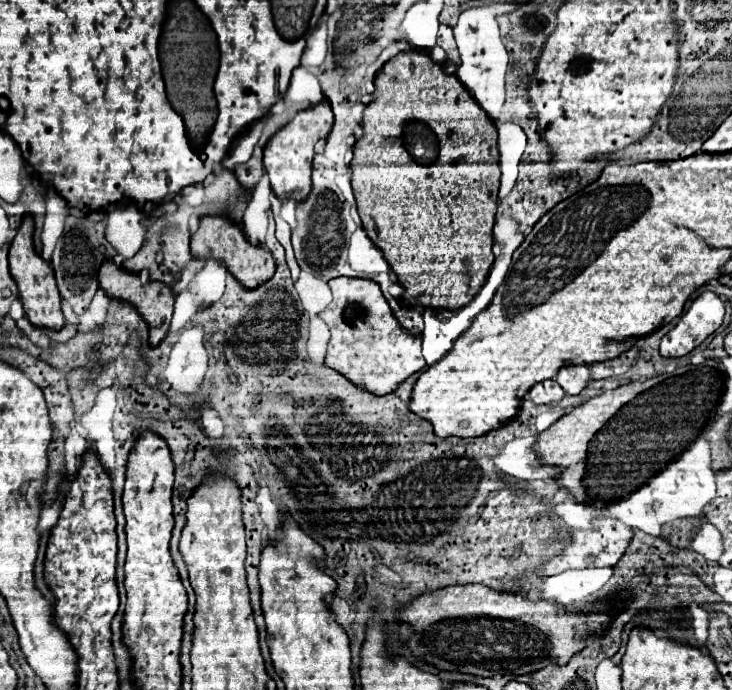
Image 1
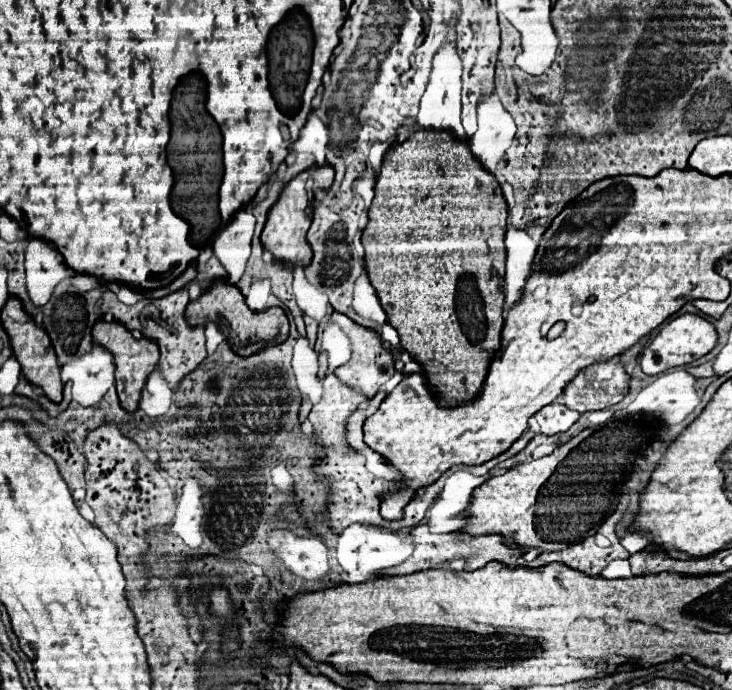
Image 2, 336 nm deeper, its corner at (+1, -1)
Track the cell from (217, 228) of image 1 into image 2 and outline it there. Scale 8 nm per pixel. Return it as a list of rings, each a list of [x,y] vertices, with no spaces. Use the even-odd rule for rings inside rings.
[[[215,281],[207,293],[203,293],[197,301],[189,303],[187,311],[185,311],[185,319],[191,327],[207,325],[209,321],[217,323],[221,333],[225,335],[227,343],[239,357],[255,355],[263,347],[279,345],[279,343],[287,341],[287,337],[289,337],[289,321],[287,321],[283,309],[275,307],[275,309],[267,309],[263,313],[253,313],[245,305],[245,297],[241,295],[241,291],[235,285],[229,285],[227,281]],[[259,341],[263,341],[263,345],[259,345]]]

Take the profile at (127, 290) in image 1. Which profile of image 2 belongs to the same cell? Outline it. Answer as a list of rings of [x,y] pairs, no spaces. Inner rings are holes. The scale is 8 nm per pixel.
[[[97,321],[93,327],[93,343],[105,347],[115,361],[115,379],[117,379],[117,395],[119,395],[119,403],[127,413],[137,411],[139,407],[139,399],[141,399],[141,391],[147,383],[147,377],[155,371],[157,361],[159,361],[159,347],[155,341],[149,339],[133,339],[131,331],[127,331],[121,323],[111,321]]]

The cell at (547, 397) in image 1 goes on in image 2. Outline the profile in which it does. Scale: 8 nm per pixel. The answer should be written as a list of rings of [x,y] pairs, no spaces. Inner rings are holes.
[[[551,403],[551,405],[545,405],[541,411],[537,411],[535,419],[543,435],[559,435],[559,433],[565,433],[573,423],[577,423],[579,413],[567,409],[561,403]]]

